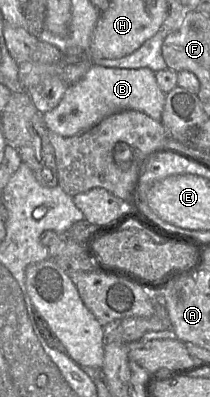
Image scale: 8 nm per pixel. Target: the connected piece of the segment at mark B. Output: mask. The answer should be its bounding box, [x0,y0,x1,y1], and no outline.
[43,65,166,137]

